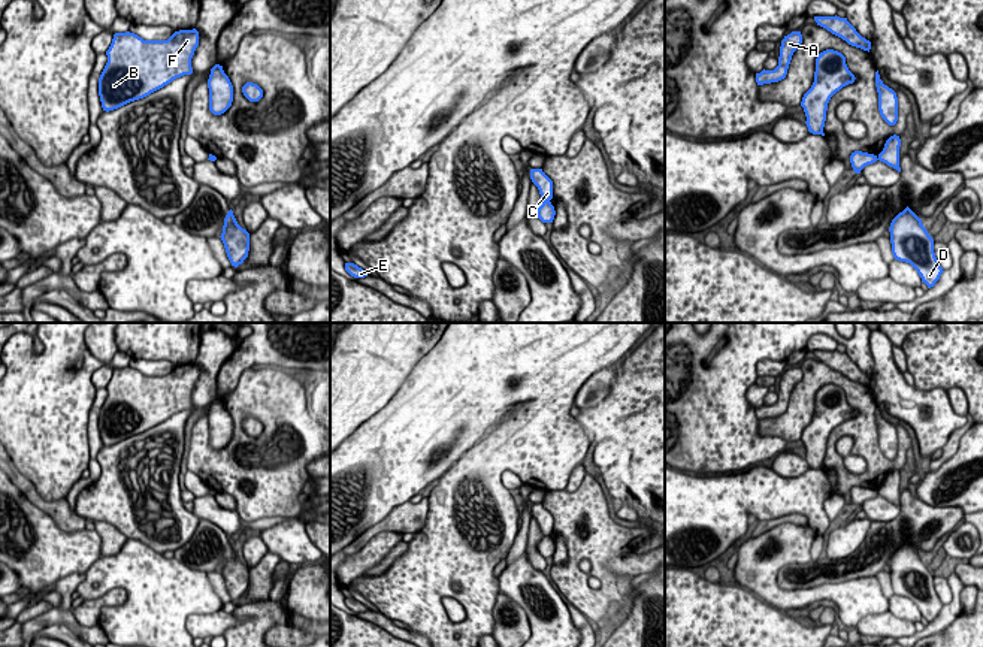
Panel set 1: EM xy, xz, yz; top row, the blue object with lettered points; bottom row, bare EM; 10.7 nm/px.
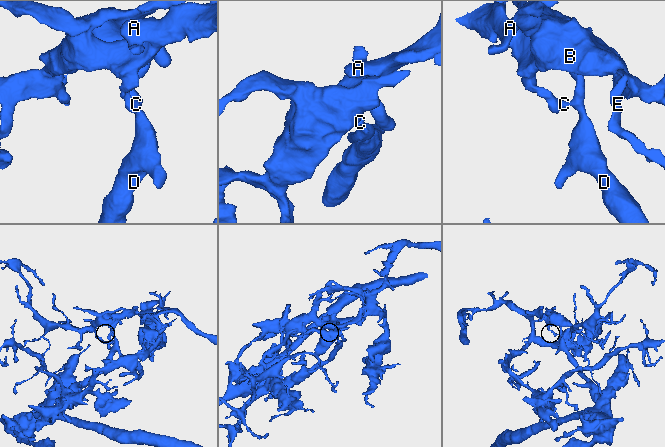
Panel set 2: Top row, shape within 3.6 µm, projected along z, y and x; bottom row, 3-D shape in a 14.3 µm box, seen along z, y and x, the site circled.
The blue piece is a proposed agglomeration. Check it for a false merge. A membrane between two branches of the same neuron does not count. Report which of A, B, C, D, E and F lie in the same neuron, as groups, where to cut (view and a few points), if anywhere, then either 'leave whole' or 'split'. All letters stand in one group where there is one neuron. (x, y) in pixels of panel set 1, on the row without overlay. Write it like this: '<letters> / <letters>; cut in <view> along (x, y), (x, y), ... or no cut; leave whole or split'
A B C E F / D; cut in xz along (544, 535), (549, 537); split

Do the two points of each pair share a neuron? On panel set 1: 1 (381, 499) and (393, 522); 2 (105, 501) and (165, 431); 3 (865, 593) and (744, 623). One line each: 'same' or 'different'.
1: different
2: same
3: different

